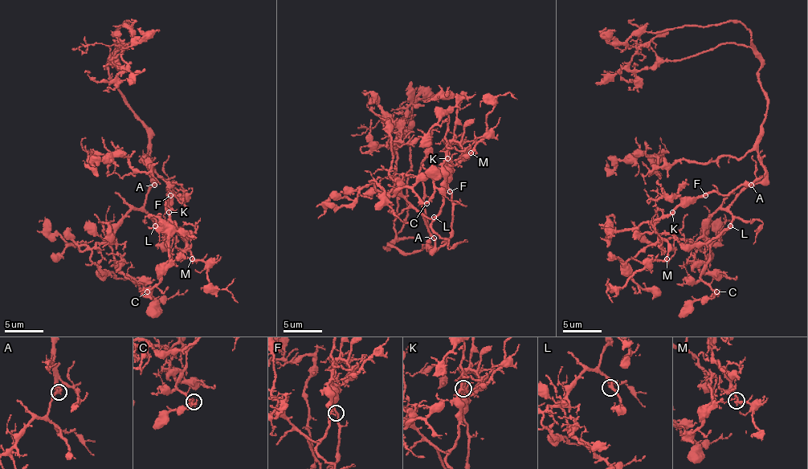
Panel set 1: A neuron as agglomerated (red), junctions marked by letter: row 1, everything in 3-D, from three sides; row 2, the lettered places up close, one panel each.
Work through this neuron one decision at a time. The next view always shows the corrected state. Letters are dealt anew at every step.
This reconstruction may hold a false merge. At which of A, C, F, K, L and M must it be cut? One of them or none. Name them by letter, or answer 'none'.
none

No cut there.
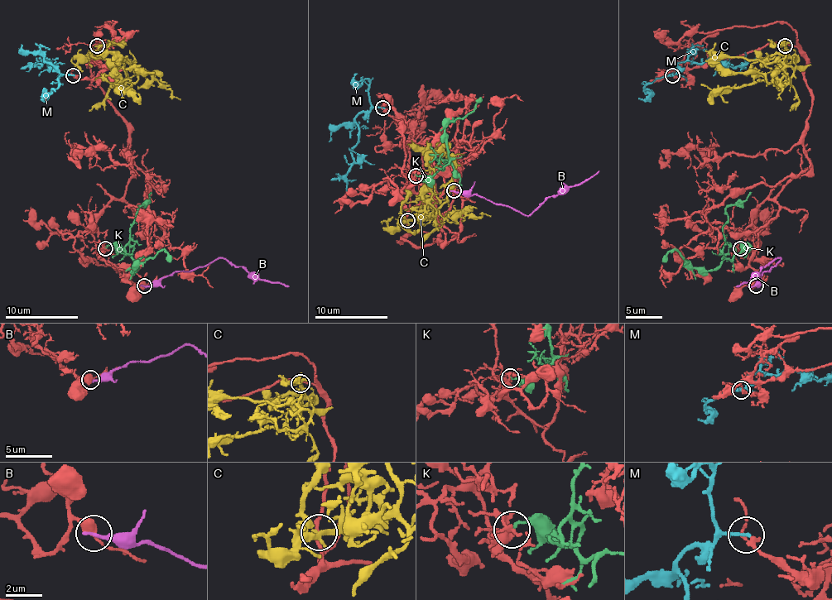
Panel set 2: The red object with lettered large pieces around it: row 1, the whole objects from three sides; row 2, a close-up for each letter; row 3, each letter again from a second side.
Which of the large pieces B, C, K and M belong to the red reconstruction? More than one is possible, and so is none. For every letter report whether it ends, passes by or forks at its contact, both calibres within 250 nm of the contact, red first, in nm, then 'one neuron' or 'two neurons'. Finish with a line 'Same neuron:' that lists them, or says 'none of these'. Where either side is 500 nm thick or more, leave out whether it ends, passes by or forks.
B: it ends; calibres 440 and 240 nm; two neurons
C: it passes by; calibres 180 and 280 nm; two neurons
K: it ends; calibres 280 and 130 nm; two neurons
M: it ends; calibres 180 and 190 nm; one neuron
Same neuron: M

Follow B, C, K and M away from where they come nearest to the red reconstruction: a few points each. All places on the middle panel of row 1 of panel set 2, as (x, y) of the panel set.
B: (454, 190), (508, 205), (531, 216), (549, 198), (555, 198), (570, 186), (579, 184), (598, 170)
C: (408, 219), (402, 205), (424, 194), (439, 208), (444, 203), (454, 166), (446, 150), (449, 145)
K: (415, 175), (439, 172), (449, 161), (444, 128), (472, 112), (481, 97)
M: (382, 108), (371, 108), (354, 119), (358, 139), (351, 151), (353, 161), (348, 177), (357, 180)

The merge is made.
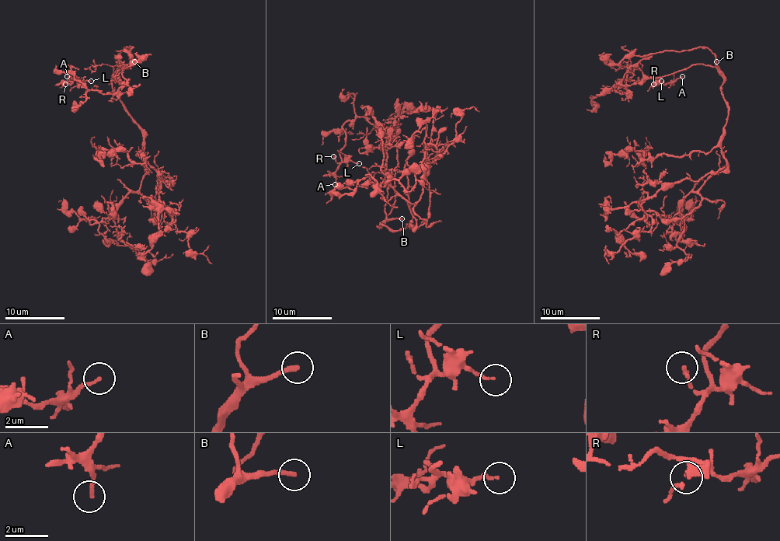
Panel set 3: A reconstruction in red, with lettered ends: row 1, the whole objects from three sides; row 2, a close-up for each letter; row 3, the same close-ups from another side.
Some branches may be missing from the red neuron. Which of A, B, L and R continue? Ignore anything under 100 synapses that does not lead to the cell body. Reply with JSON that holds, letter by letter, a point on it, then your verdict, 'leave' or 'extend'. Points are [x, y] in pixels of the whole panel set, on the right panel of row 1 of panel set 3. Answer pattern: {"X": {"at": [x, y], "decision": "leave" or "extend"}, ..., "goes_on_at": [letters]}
{"A": {"at": [682, 76], "decision": "leave"}, "B": {"at": [716, 61], "decision": "extend"}, "L": {"at": [661, 81], "decision": "leave"}, "R": {"at": [653, 84], "decision": "leave"}, "goes_on_at": ["B"]}

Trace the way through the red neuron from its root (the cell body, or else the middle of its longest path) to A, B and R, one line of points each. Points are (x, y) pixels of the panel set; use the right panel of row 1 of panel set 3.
A: (728, 109), (724, 76), (707, 64), (643, 78), (627, 93), (614, 90), (624, 79), (667, 84), (682, 76)
B: (728, 109), (721, 87), (724, 75), (718, 69), (716, 61)
R: (728, 109), (724, 76), (707, 64), (643, 78), (627, 93), (614, 90), (624, 79), (659, 81), (653, 84)

